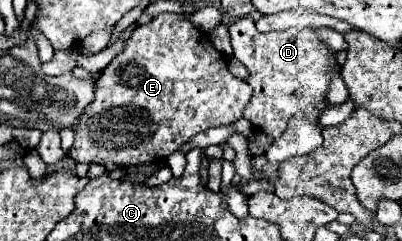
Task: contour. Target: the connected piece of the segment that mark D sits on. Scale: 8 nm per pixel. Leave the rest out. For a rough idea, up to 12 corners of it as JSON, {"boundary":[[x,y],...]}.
{"boundary":[[229,26],[253,96],[243,110],[277,140],[295,114],[319,126],[331,52],[317,28]]}

